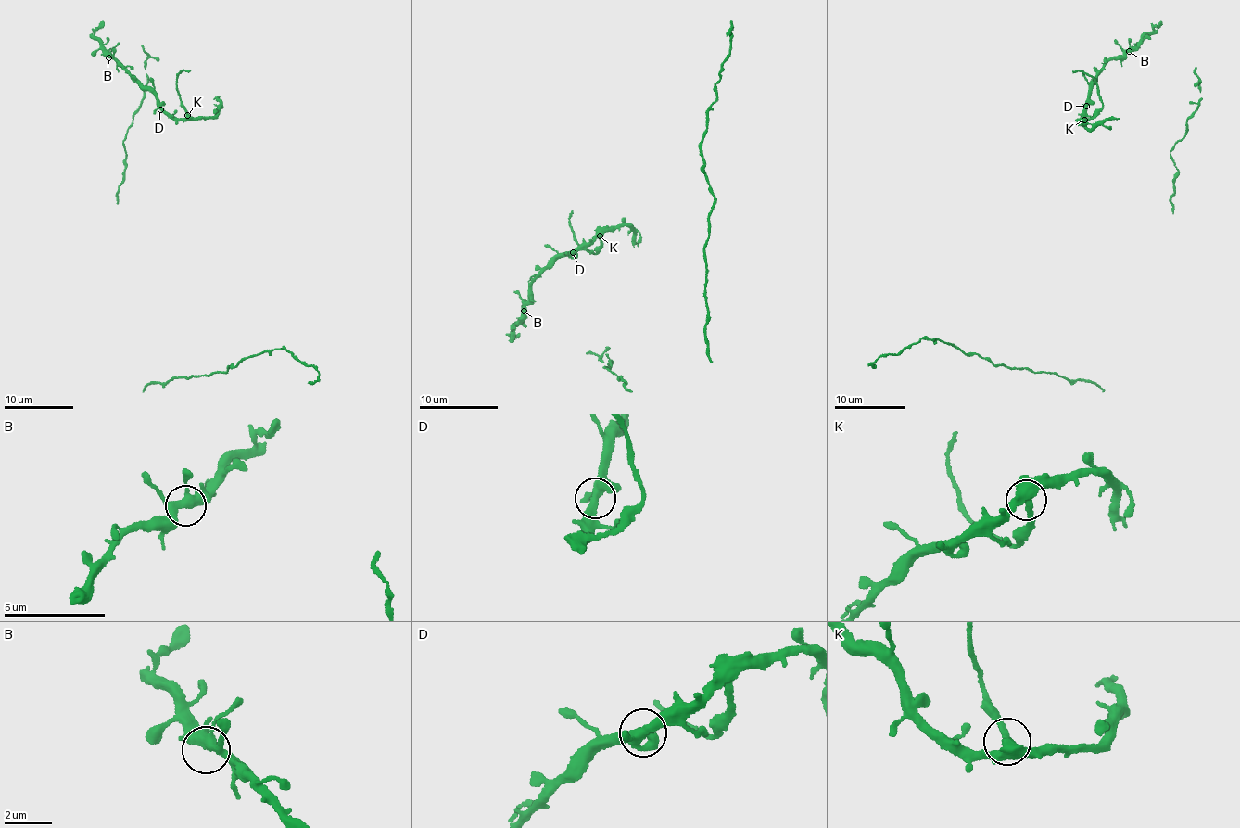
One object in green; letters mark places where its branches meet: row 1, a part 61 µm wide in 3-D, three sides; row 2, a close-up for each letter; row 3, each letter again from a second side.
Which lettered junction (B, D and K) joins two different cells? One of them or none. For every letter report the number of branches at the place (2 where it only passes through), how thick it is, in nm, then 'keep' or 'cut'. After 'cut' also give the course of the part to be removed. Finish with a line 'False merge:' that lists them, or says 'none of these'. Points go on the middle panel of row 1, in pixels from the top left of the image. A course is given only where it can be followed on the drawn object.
B: 4 branches meet; 360 nm thick; keep
D: 4 branches meet; 360 nm thick; keep
K: 4 branches meet; 400 nm thick; cut; foreign part runs (600, 235), (601, 246), (595, 253), (581, 246), (570, 227), (573, 210)
False merge: K

